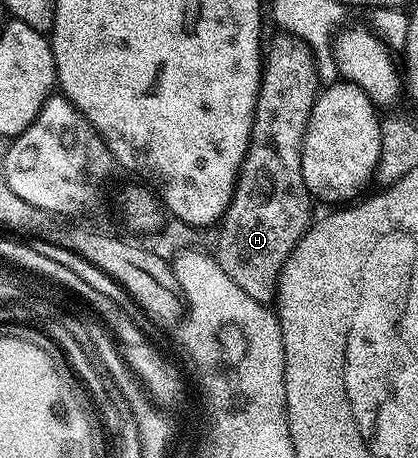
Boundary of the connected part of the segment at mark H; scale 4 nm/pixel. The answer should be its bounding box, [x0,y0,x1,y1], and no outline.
[216,33,318,305]

